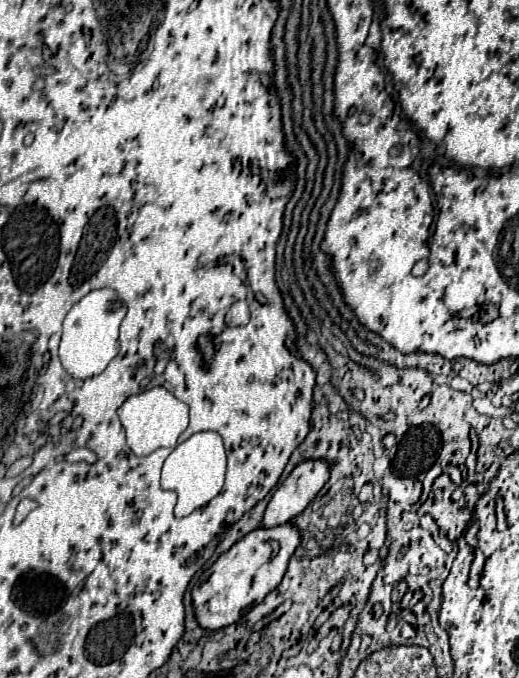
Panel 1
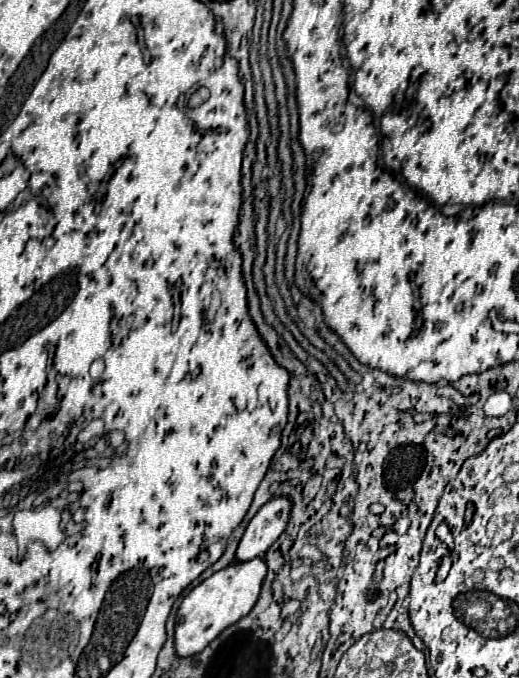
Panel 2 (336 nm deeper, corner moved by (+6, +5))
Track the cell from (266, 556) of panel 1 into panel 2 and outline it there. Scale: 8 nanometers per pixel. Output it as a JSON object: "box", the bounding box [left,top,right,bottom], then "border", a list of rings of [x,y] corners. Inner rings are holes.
{"box":[175,556,267,656],"border":[[[261,556],[249,562],[233,562],[223,570],[211,574],[197,588],[193,588],[181,602],[177,610],[175,624],[175,650],[177,656],[193,656],[199,654],[213,638],[217,638],[225,628],[241,620],[255,606],[263,578],[267,574],[267,564]]]}

